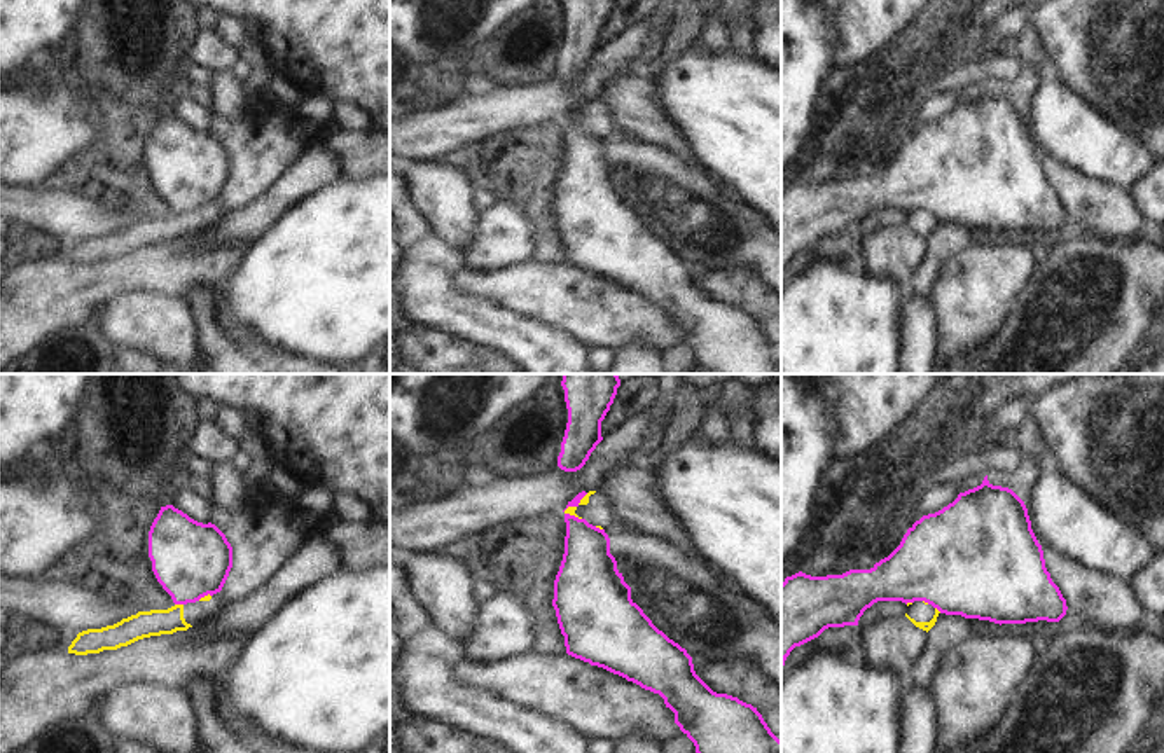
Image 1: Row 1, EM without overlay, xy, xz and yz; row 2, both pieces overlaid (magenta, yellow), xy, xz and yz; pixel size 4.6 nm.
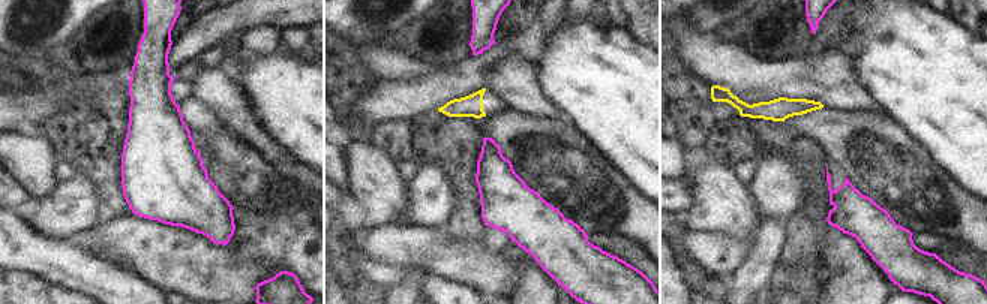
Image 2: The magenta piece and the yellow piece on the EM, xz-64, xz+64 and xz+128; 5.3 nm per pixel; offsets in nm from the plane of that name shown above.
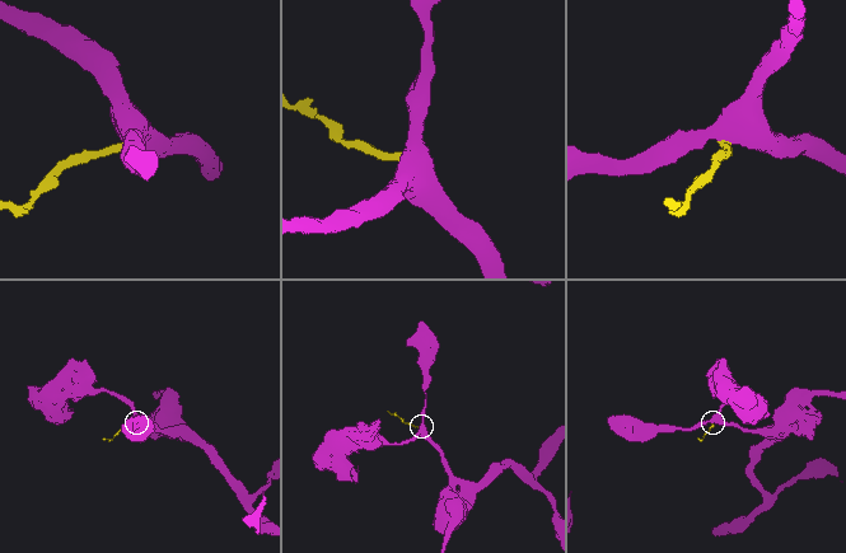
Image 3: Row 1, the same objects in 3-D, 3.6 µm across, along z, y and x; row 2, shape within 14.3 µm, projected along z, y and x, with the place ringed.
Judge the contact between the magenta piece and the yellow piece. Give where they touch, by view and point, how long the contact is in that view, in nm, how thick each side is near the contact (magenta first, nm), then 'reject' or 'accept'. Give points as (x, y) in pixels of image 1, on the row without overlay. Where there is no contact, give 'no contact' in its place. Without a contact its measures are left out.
meets magenta in xz at (574, 114); contact 150 nm long; 40 nm thick on the magenta side, 40 nm on the other; reject

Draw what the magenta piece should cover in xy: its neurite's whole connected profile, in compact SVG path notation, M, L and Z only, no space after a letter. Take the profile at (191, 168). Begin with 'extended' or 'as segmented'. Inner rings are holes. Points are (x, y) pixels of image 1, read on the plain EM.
as segmented; M161 115L149 140L152 180L175 213L196 211L222 199L232 176L232 155L211 131Z

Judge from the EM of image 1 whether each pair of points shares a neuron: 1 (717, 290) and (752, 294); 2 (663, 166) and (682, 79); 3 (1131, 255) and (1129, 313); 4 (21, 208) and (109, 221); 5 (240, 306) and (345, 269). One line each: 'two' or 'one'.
1: one
2: two
3: one
4: one
5: one

